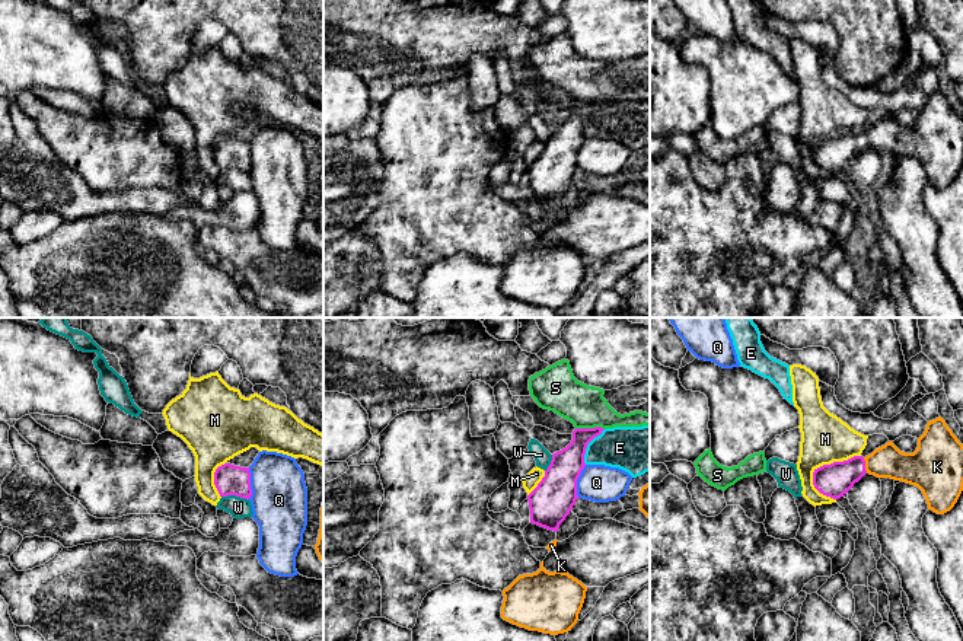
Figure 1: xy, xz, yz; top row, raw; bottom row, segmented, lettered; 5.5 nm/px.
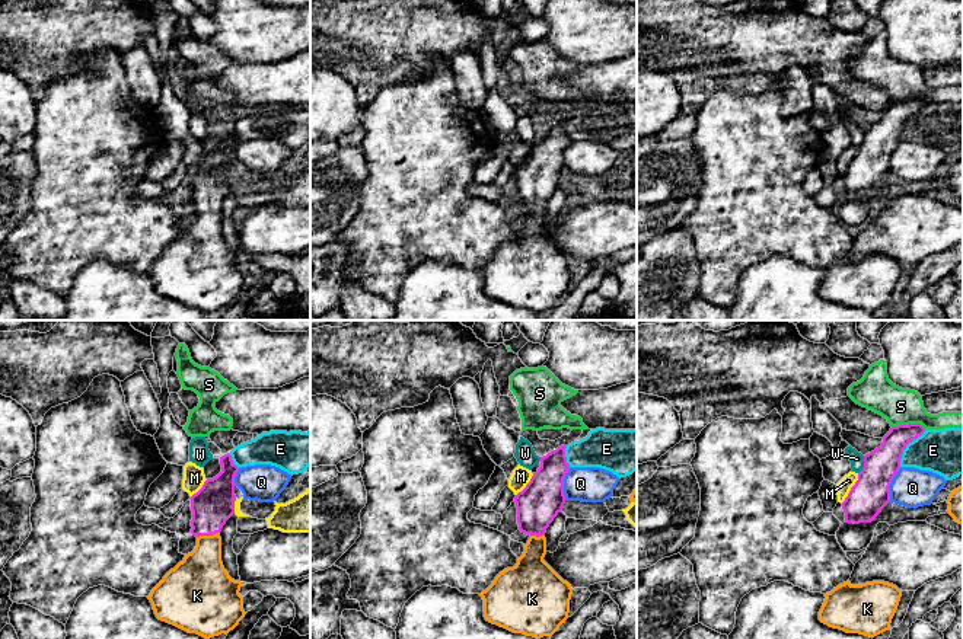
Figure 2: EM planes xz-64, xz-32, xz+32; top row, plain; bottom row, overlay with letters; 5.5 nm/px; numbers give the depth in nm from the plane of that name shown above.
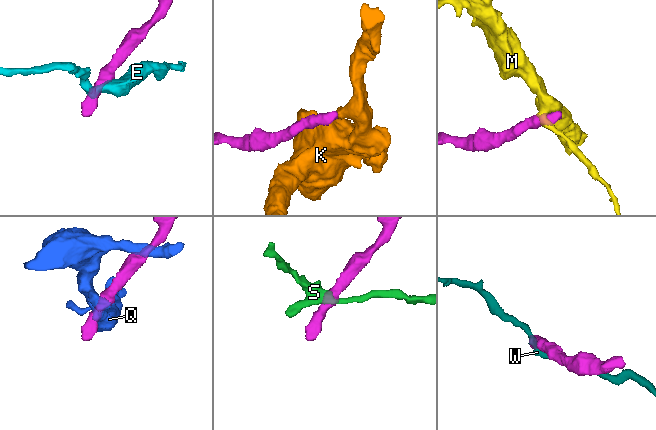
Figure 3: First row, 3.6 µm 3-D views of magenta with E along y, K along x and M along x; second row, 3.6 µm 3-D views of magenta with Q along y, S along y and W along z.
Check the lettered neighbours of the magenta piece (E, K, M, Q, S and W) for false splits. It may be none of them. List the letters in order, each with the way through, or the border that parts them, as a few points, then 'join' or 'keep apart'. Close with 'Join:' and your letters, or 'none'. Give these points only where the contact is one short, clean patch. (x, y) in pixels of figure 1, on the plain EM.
E: border xz (605, 102), (587, 118), (584, 137); keep apart
K: way yz (835, 153), (864, 139), (887, 134); join
M: border yz (860, 128), (820, 139), (813, 146), (813, 160); keep apart
Q: border xz (586, 139), (577, 153), (577, 171); keep apart
S: border xz (603, 101), (576, 102); keep apart
W: border xy (222, 169), (239, 169), (248, 174); keep apart
Join: K

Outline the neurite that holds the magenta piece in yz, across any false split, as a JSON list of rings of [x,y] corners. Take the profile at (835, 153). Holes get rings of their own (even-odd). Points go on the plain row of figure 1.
[[[928,95],[913,127],[900,125],[893,115],[871,128],[823,138],[813,146],[814,162],[833,173],[844,170],[865,147],[918,160],[937,188],[950,185],[963,165],[963,118],[946,95]]]

